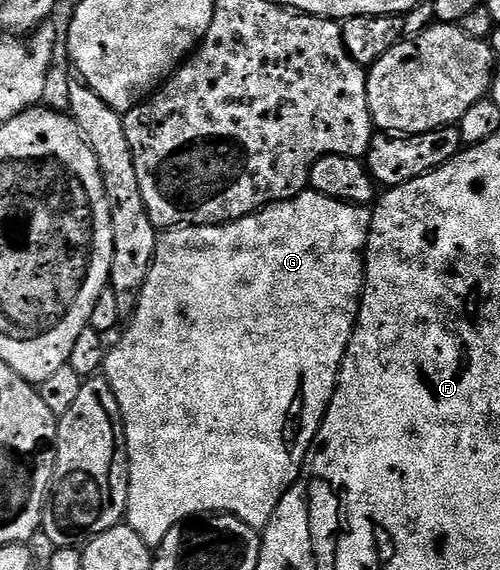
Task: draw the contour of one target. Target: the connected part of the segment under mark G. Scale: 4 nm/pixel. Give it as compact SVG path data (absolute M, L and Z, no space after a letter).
M311 188L304 191L296 198L285 202L274 202L271 206L263 207L256 213L239 218L233 222L222 222L219 226L177 226L168 228L159 235L156 244L156 255L152 261L150 272L146 276L146 284L142 288L142 296L136 305L136 311L127 319L123 327L124 335L116 342L116 347L109 349L104 355L102 367L103 377L108 379L110 388L114 388L114 400L118 400L120 419L124 425L124 448L128 451L128 513L126 524L142 536L142 540L149 548L155 548L162 544L166 532L174 528L179 522L186 522L189 518L203 516L205 514L232 514L238 520L250 524L256 531L263 531L268 521L274 516L282 496L299 479L301 469L304 465L304 457L312 447L314 436L322 424L324 414L328 410L330 400L336 391L336 381L340 375L340 365L348 351L348 345L352 339L352 330L356 326L356 317L360 311L360 296L364 293L364 252L368 248L368 229L372 223L371 209L362 206L351 206L349 202L330 200L330 196L322 196L318 191Z

